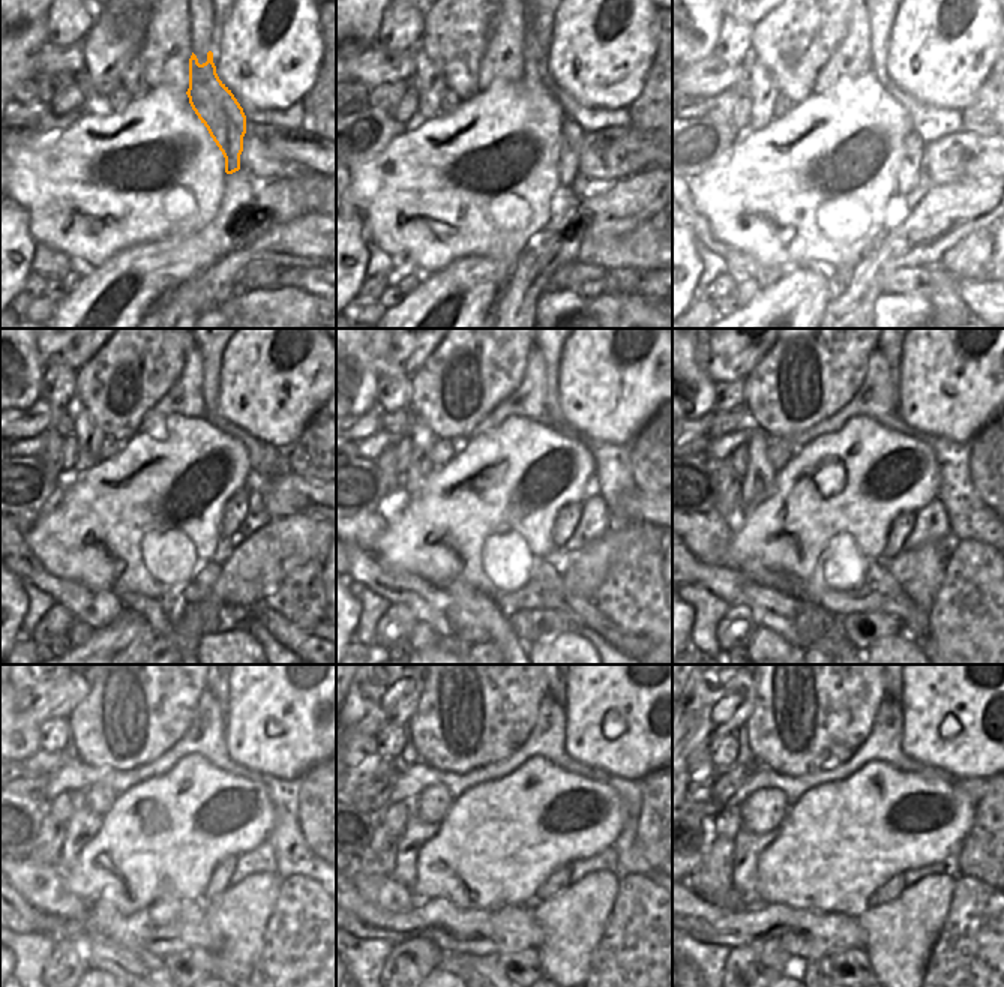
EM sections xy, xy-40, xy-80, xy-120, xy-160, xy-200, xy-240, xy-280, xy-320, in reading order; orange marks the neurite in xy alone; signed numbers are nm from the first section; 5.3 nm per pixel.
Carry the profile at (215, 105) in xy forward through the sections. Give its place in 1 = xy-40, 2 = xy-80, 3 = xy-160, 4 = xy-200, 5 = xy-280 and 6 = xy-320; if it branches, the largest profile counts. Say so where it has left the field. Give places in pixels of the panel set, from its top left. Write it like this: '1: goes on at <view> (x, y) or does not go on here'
1: goes on at xy-40 (571, 132)
2: goes on at xy-80 (910, 167)
3: goes on at xy-160 (568, 518)
4: goes on at xy-200 (904, 522)
5: goes on at xy-280 (559, 881)
6: goes on at xy-320 (890, 890)

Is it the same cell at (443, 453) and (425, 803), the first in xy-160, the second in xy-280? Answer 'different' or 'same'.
same

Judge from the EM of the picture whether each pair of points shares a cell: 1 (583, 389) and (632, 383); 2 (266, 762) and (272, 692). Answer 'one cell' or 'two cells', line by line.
1: one cell
2: one cell

